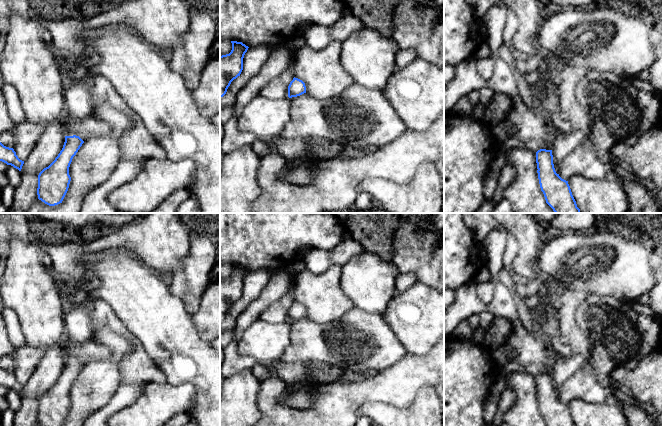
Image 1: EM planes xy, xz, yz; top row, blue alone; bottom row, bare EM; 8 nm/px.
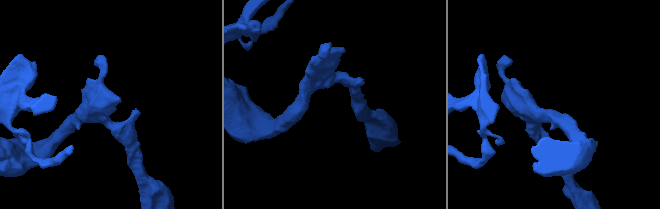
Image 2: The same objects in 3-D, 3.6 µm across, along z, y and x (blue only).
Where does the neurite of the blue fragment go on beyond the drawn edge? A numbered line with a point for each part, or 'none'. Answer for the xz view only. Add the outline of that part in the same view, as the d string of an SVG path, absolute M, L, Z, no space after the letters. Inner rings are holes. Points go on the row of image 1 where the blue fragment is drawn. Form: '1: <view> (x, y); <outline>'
none

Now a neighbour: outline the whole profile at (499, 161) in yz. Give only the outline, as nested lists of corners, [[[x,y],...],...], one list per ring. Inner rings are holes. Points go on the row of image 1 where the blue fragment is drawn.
[[[499,150],[491,164],[490,169],[494,172],[497,181],[499,180],[502,168],[506,164],[506,160],[505,152]]]

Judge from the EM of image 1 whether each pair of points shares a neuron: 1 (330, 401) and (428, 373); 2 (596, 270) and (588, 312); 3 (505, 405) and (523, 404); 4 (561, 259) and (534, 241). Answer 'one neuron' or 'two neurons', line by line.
1: one neuron
2: two neurons
3: two neurons
4: two neurons

